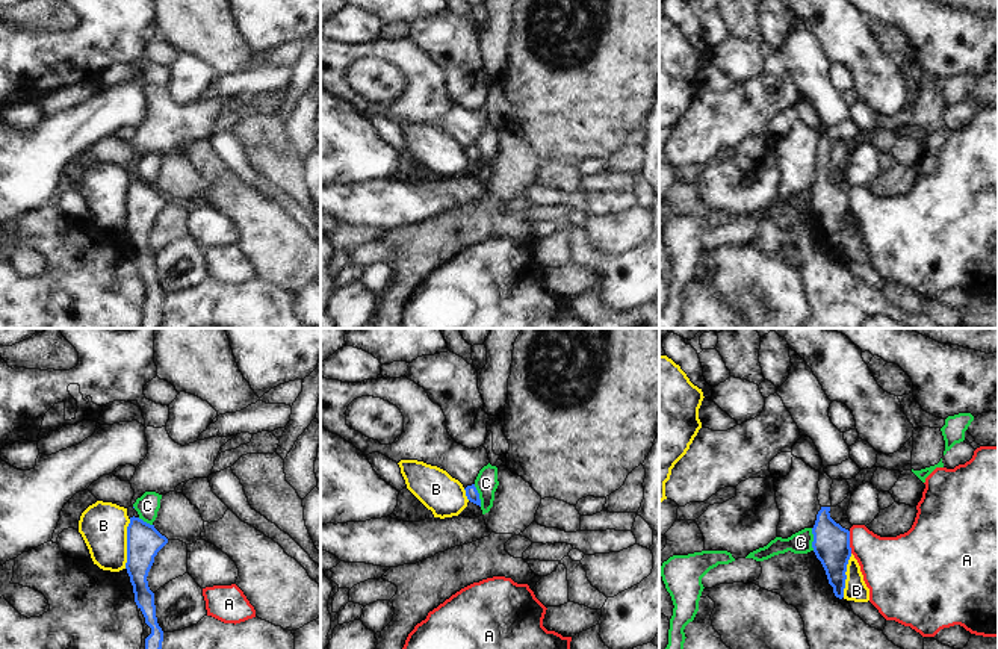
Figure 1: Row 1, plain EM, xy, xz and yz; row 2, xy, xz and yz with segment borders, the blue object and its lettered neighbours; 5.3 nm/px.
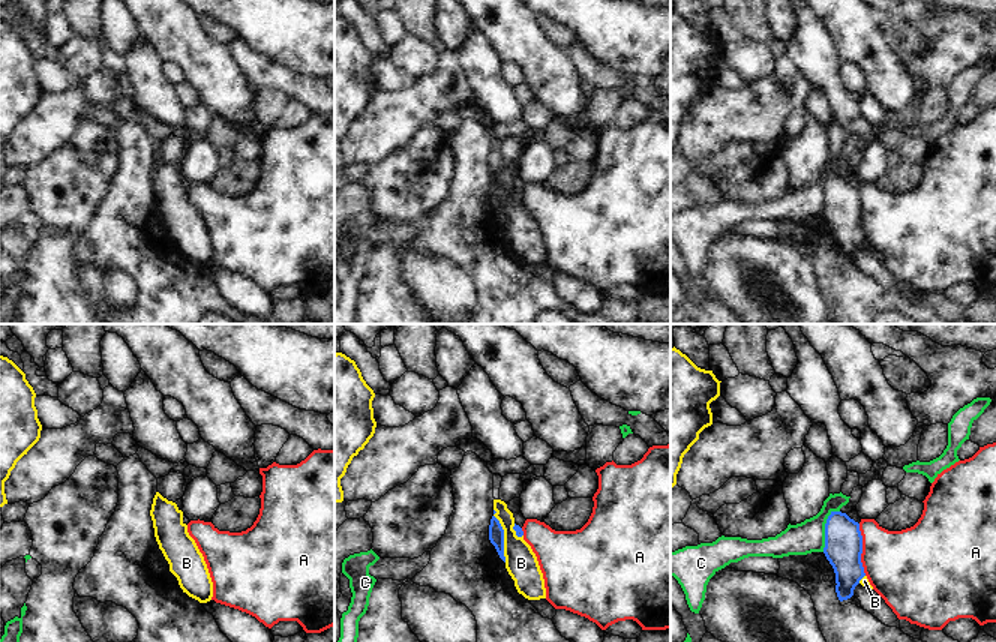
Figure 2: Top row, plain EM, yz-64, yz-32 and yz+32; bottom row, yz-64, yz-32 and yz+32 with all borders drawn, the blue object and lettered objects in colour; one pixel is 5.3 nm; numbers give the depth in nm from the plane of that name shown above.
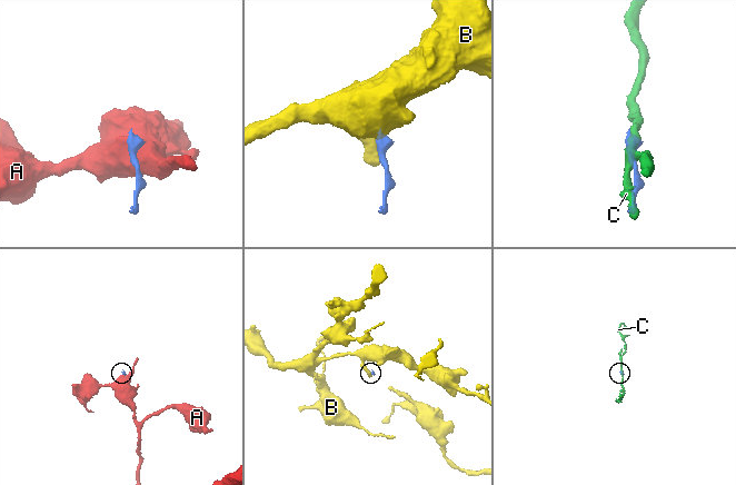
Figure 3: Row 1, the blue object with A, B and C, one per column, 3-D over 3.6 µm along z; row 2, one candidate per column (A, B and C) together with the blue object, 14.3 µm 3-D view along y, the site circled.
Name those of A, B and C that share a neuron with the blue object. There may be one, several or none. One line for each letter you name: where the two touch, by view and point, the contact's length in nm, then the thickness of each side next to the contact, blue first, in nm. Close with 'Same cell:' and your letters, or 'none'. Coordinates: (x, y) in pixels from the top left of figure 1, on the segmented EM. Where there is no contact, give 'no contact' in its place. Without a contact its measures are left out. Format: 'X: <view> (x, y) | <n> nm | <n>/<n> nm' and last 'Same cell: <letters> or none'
Same cell: none

